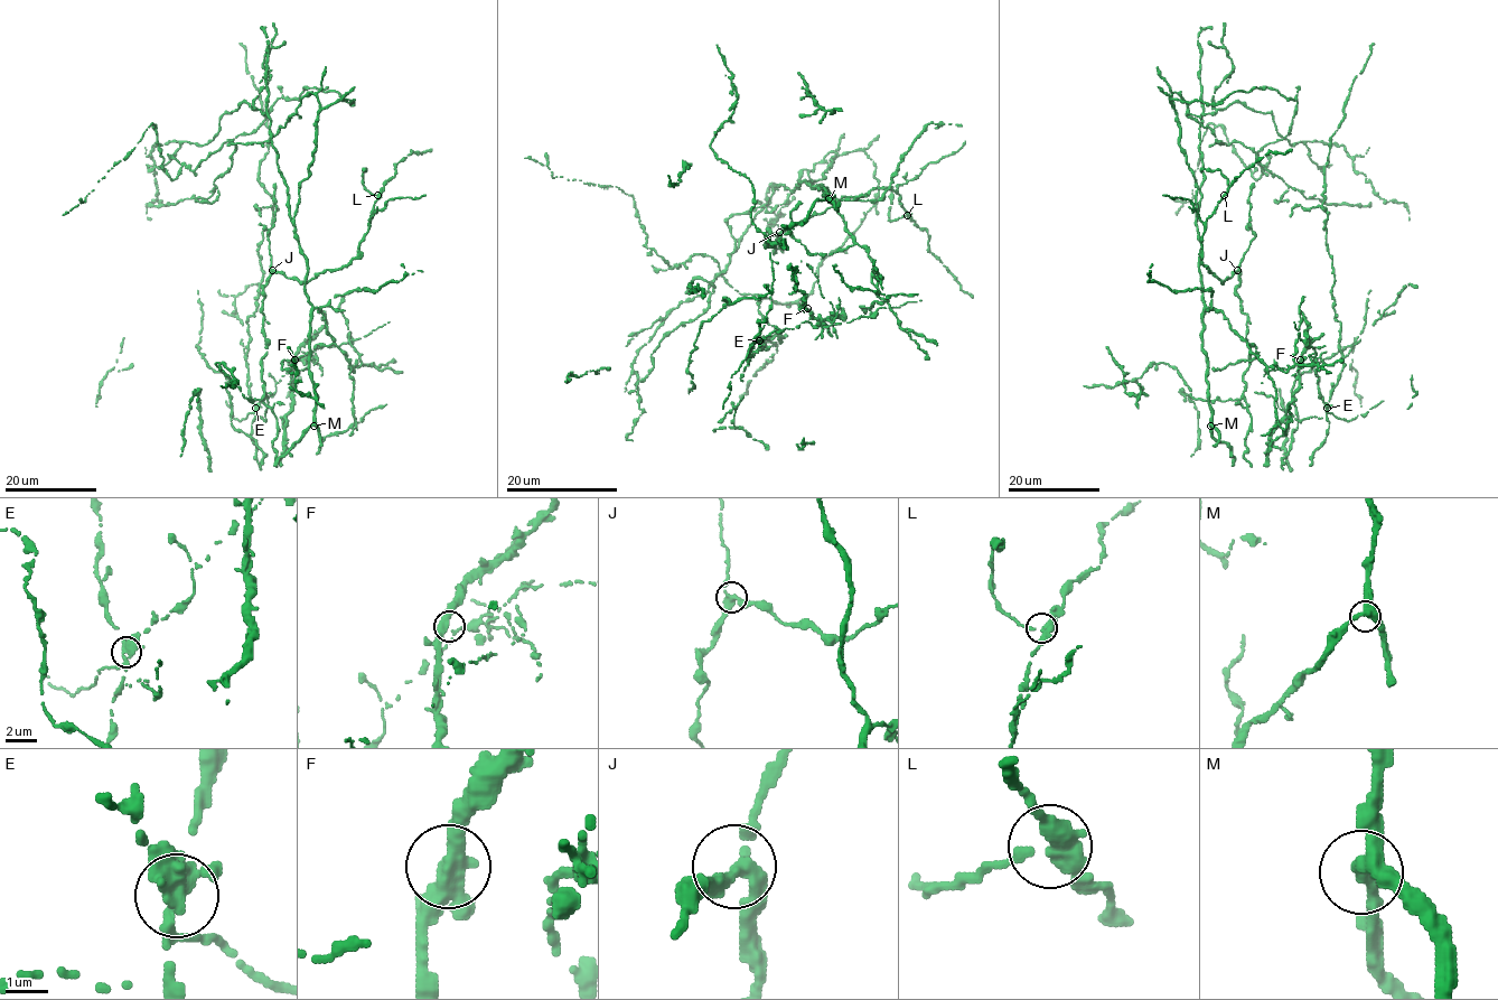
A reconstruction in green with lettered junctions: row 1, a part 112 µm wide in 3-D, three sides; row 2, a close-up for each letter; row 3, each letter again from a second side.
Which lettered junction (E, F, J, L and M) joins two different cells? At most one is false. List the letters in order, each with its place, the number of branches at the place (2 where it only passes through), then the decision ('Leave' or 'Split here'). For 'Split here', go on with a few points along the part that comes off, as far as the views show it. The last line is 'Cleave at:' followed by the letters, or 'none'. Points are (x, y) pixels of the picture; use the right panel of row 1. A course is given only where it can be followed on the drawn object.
E: Place: (1327, 408). Branches: 3. Split here. Course of the part to remove: (1327, 409), (1312, 368), (1316, 358), (1313, 363), (1309, 356), (1314, 347), (1299, 338), (1293, 321)
F: Place: (1300, 360). Branches: 3. Leave
J: Place: (1237, 270). Branches: 3. Leave
L: Place: (1224, 195). Branches: 3. Leave
M: Place: (1210, 426). Branches: 3. Leave
Cleave at: E

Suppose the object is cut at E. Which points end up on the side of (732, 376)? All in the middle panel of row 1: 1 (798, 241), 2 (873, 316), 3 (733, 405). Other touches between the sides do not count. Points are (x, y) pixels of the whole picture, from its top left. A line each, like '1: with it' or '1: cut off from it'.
1: cut off from it
2: with it
3: cut off from it

